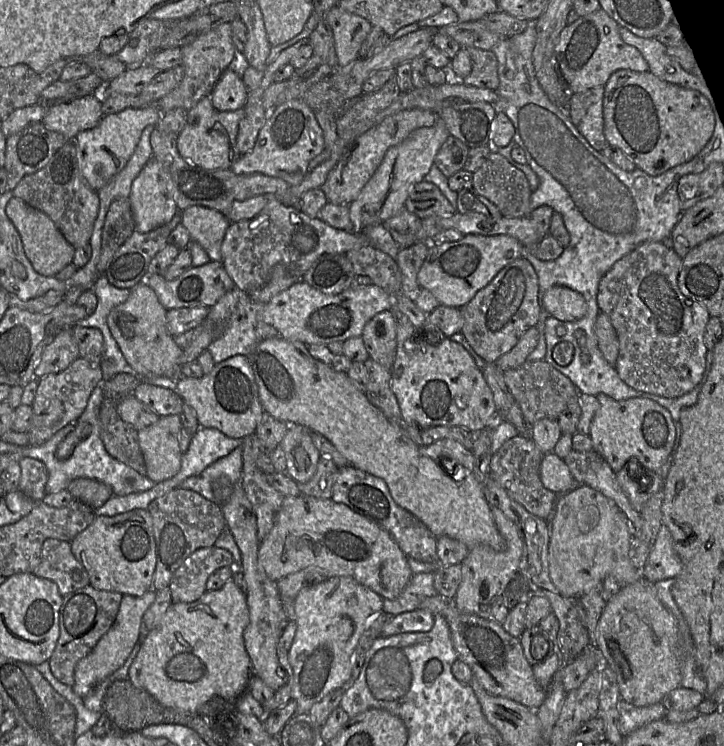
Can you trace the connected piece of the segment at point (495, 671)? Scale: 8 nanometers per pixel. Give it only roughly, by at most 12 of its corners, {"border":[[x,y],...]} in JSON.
{"border":[[440,594],[446,619],[458,659],[491,695],[534,710],[547,689],[519,638]]}

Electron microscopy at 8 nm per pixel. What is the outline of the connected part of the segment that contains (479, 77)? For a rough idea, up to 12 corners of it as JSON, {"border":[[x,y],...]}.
{"border":[[465,47],[472,70],[462,82],[496,90],[498,61],[492,50]]}

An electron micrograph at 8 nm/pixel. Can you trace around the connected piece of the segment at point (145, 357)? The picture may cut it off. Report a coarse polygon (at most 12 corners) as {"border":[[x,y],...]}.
{"border":[[139,282],[107,323],[141,378],[179,375],[167,309]]}

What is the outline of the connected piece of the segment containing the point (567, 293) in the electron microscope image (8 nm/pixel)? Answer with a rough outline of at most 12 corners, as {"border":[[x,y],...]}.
{"border":[[565,286],[545,291],[549,316],[578,321],[587,312],[583,295]]}

